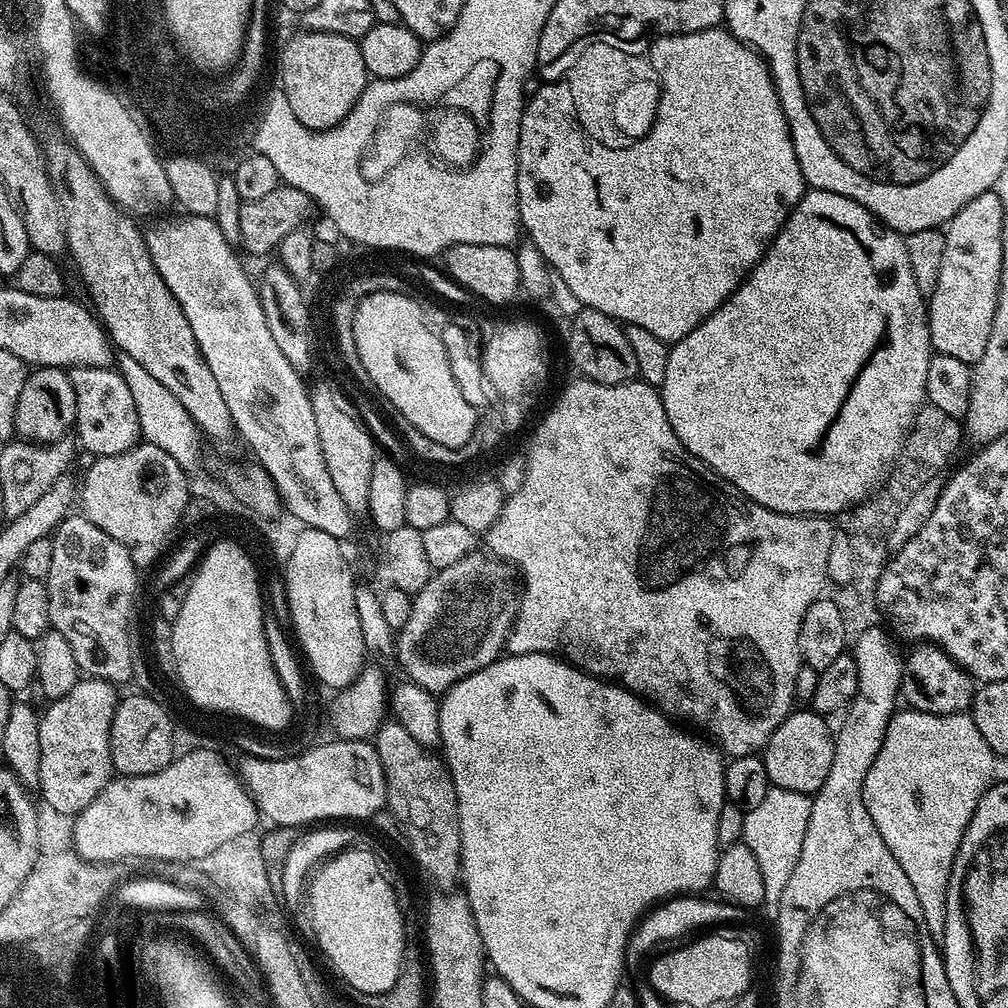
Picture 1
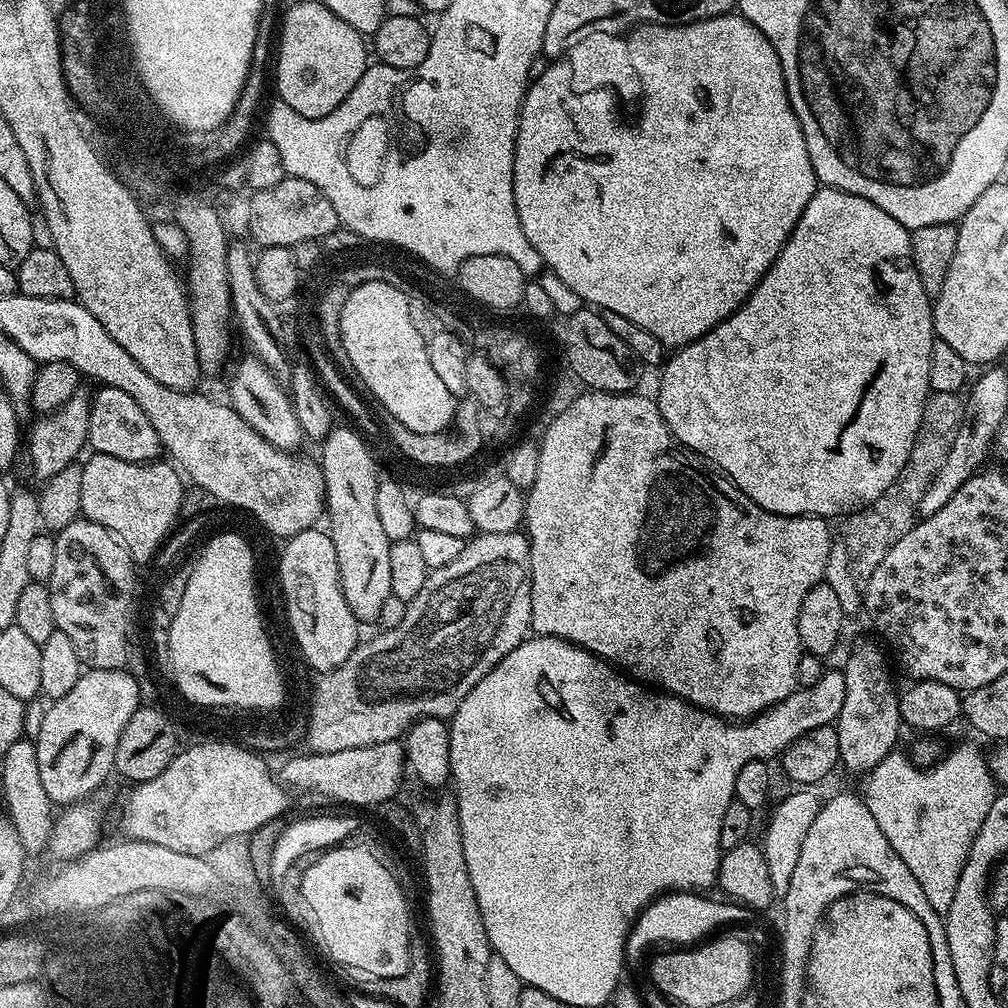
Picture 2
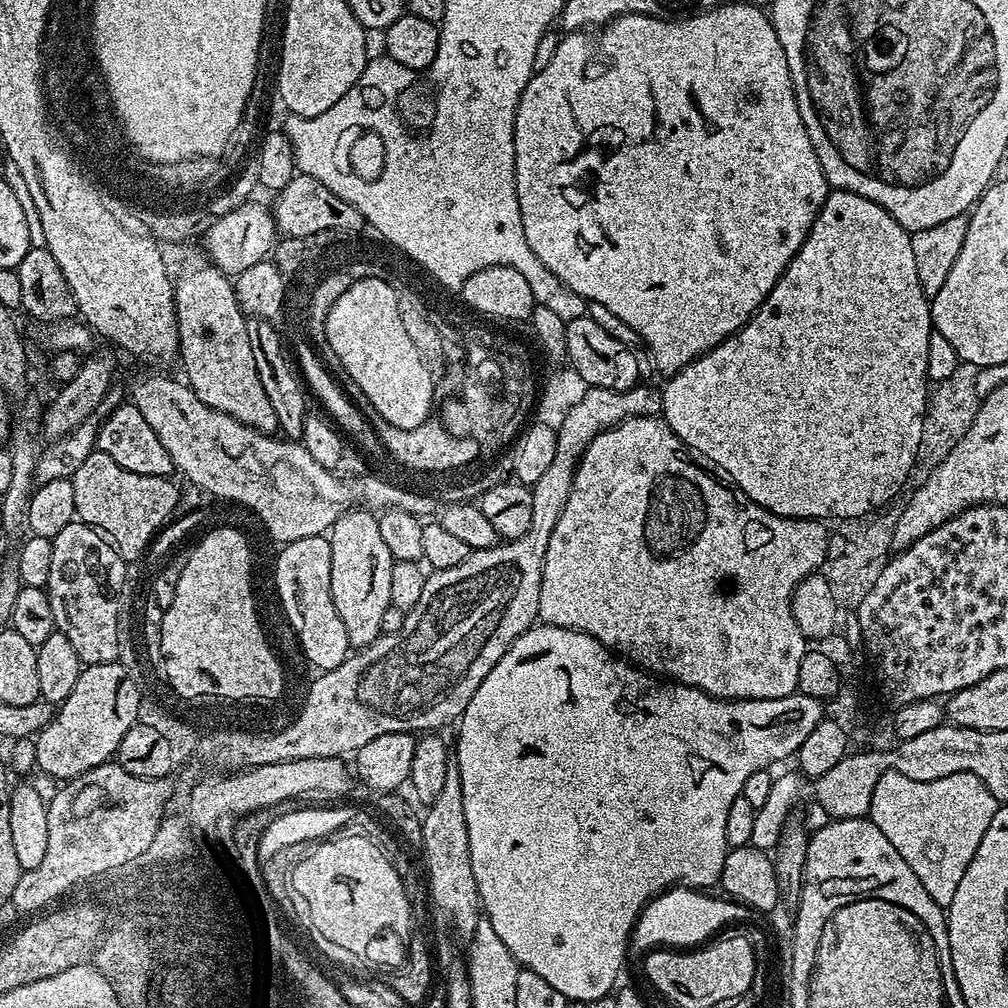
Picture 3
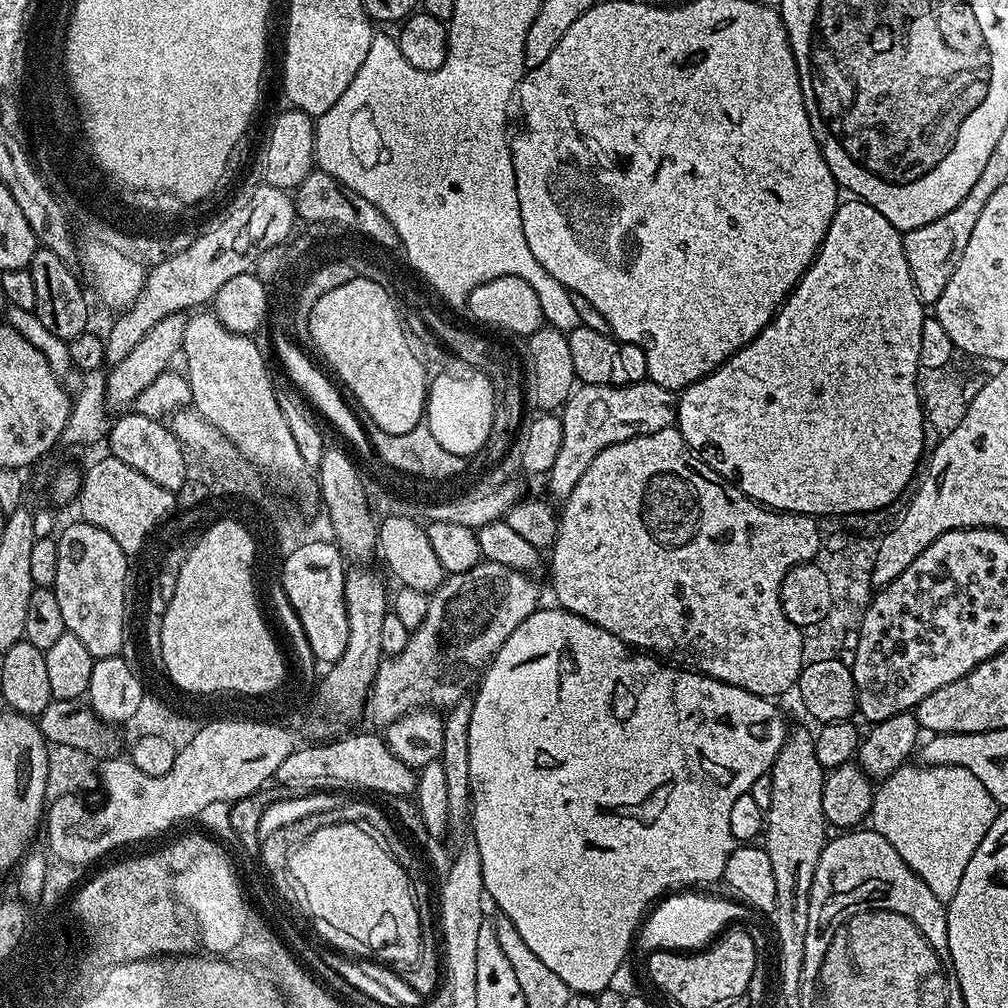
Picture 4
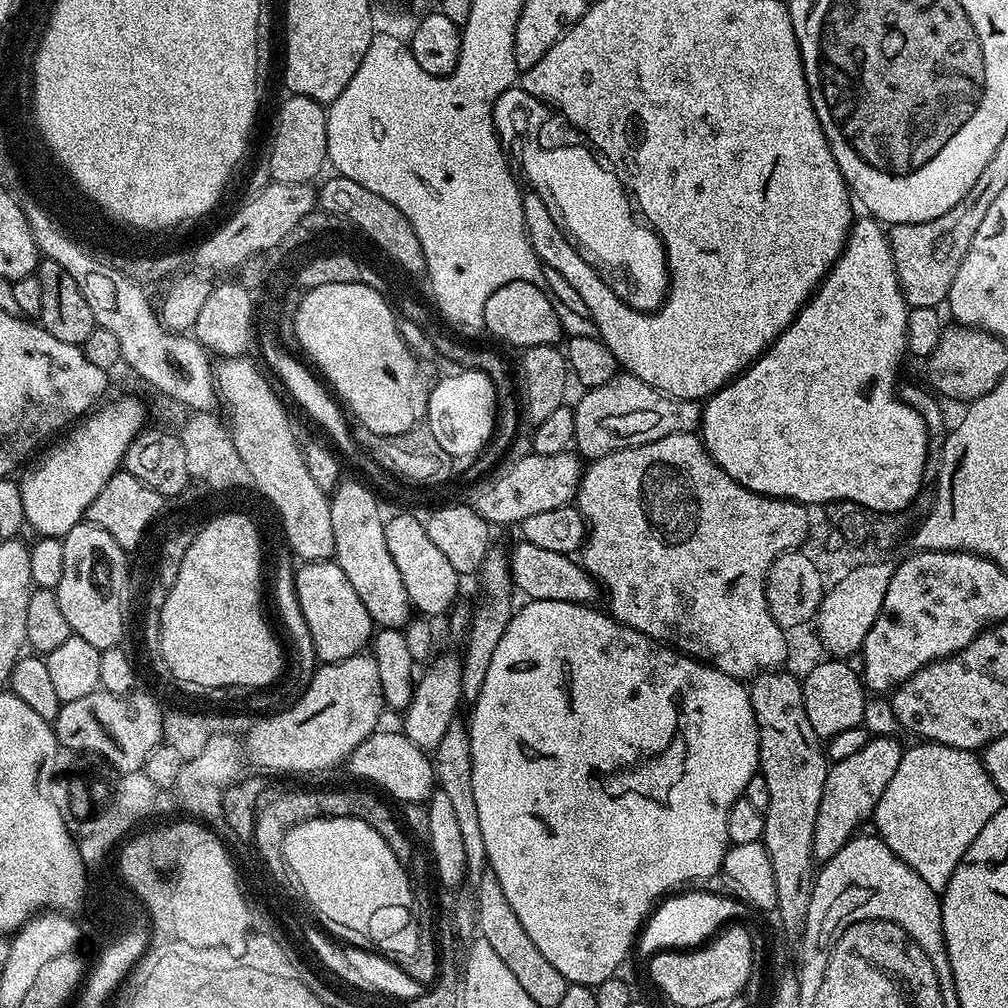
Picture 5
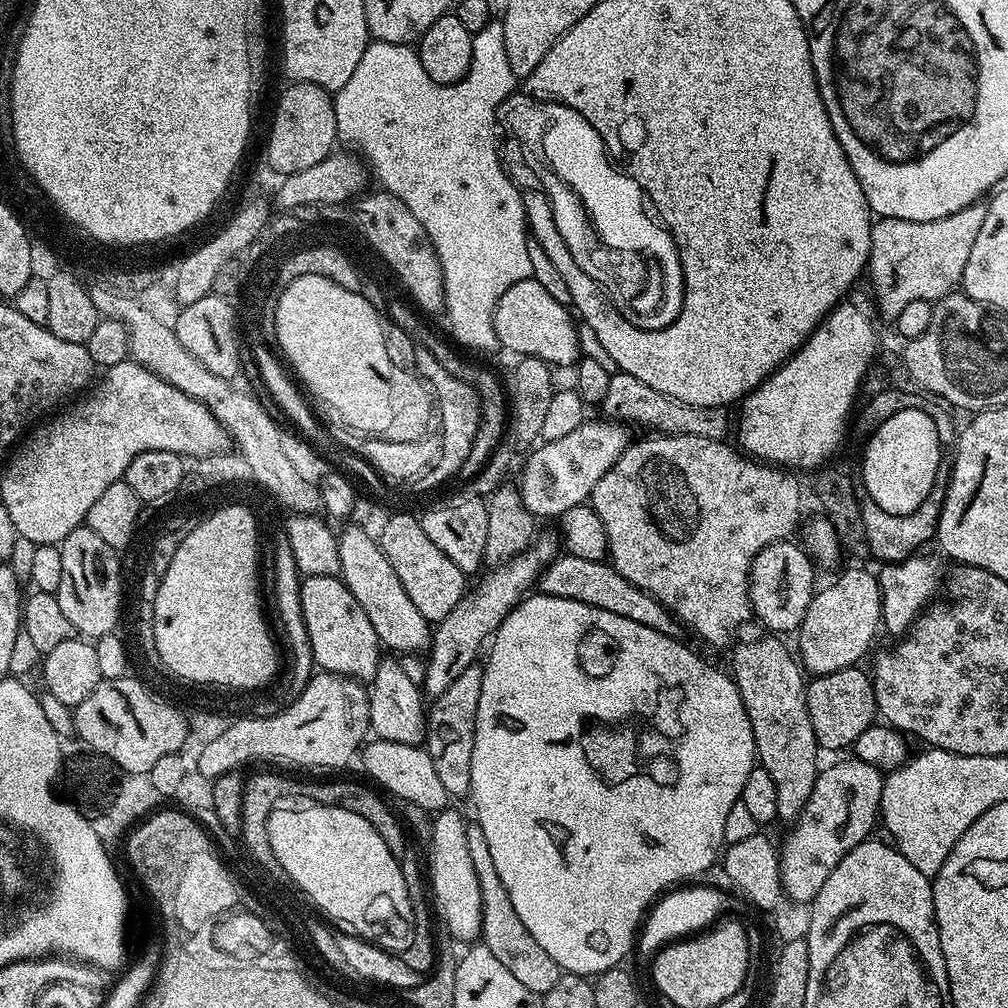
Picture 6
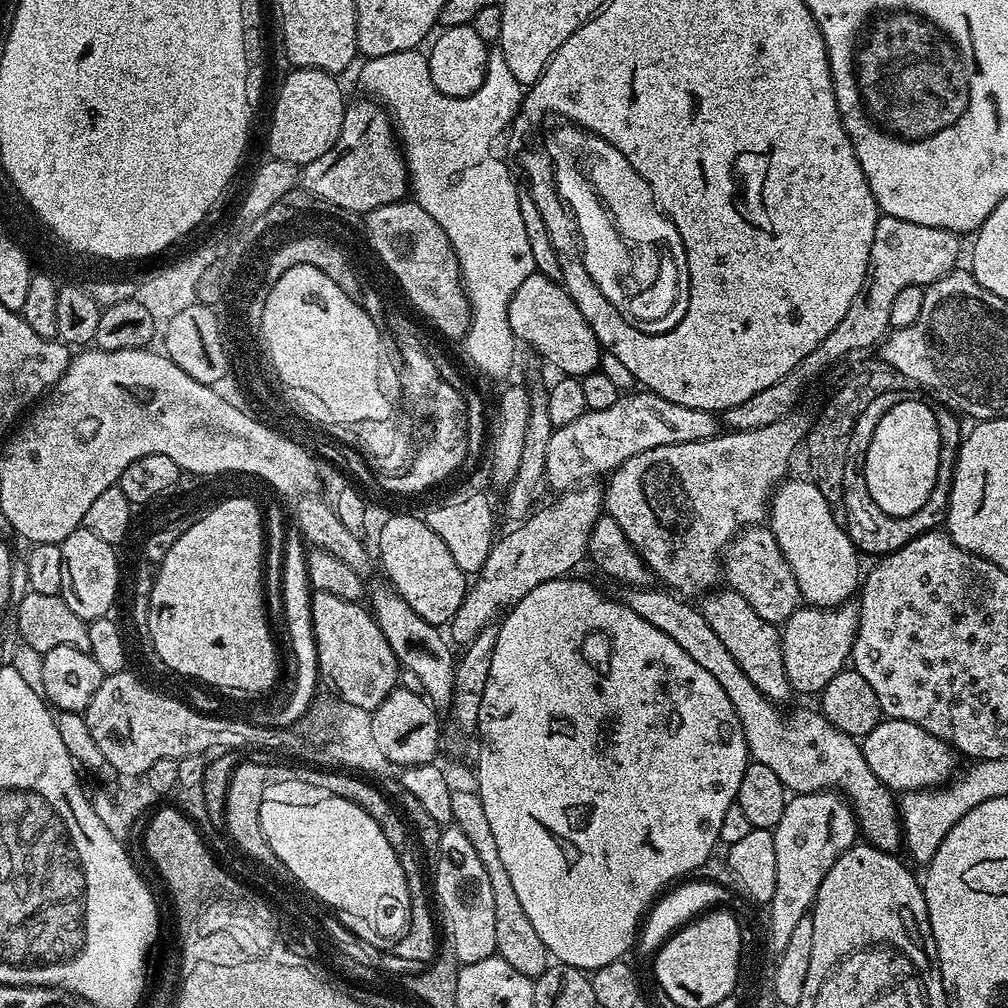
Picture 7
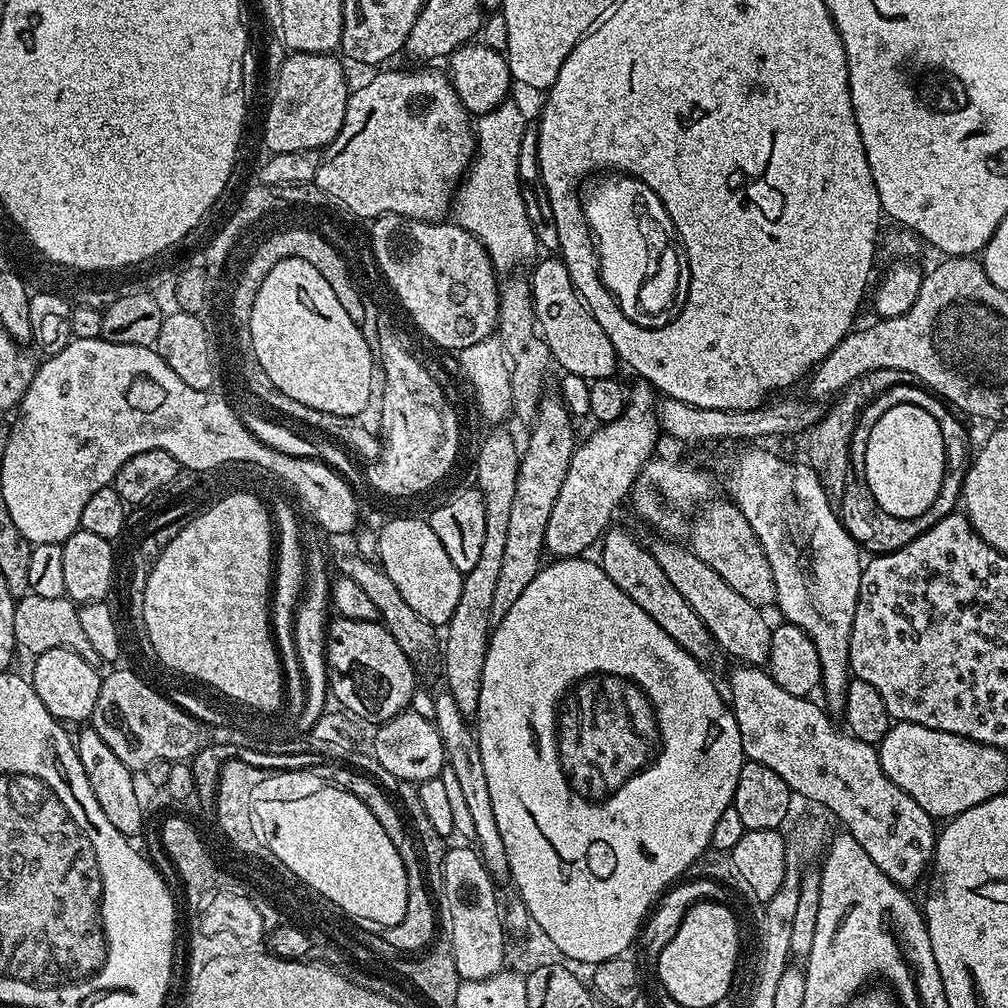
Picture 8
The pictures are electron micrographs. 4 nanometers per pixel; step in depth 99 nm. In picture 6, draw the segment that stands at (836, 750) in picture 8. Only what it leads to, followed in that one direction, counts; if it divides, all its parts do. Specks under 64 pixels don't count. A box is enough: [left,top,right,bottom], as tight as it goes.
[538,555,682,637]

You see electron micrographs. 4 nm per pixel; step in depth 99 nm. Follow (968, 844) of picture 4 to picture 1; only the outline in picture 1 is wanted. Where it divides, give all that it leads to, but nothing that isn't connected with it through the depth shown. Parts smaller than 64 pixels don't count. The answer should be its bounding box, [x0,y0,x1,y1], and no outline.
[862,707,998,942]

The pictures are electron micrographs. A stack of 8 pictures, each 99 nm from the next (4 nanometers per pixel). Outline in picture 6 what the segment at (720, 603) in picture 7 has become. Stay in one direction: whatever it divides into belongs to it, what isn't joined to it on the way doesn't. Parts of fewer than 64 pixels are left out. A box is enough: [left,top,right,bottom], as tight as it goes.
[730,634,818,822]

